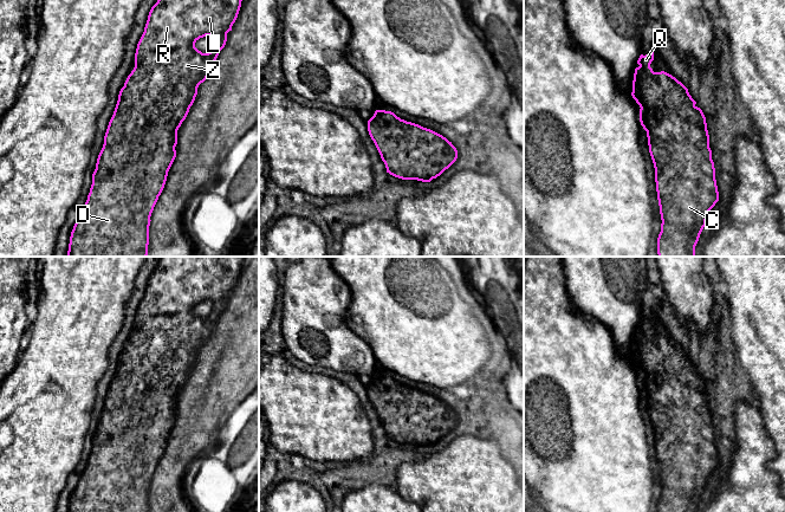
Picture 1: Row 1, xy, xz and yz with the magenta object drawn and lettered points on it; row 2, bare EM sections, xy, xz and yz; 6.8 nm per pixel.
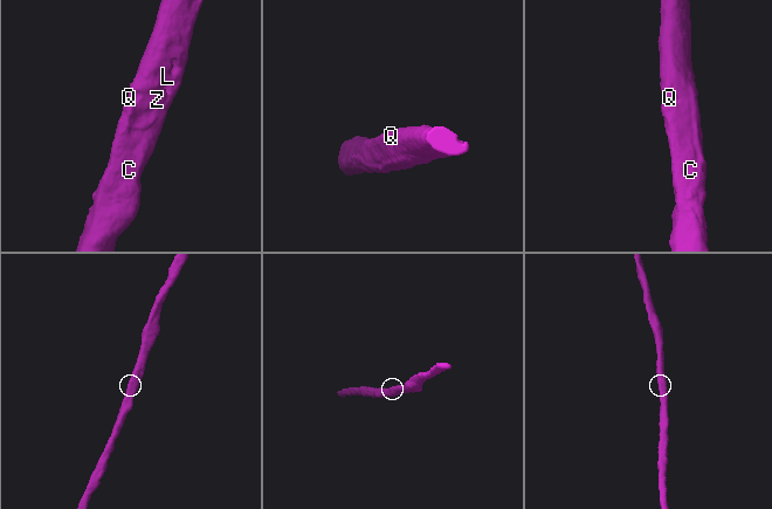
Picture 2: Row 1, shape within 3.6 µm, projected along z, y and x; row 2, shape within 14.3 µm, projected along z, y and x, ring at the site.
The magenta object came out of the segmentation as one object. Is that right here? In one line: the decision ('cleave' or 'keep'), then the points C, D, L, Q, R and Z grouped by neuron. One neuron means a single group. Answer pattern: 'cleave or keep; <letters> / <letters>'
keep; C D L Q R Z

